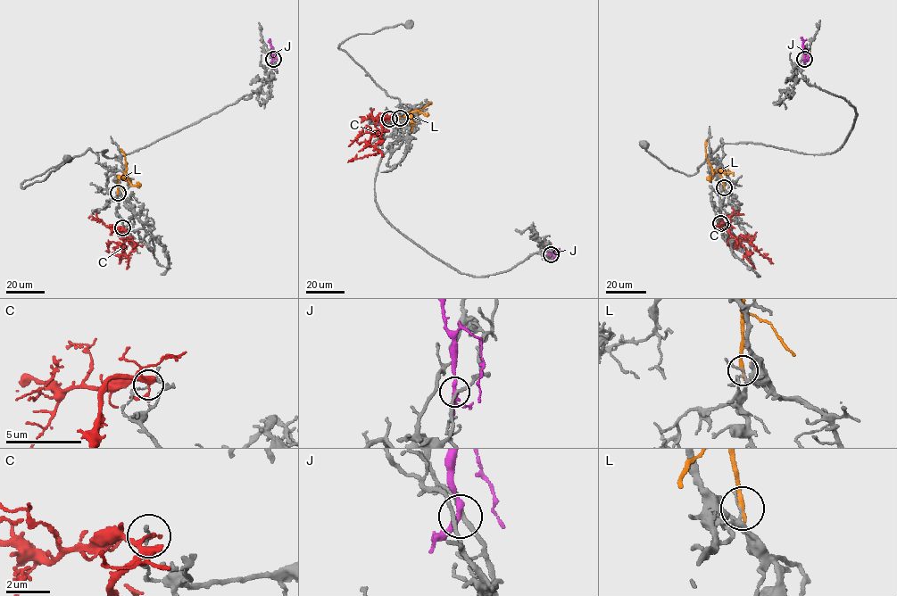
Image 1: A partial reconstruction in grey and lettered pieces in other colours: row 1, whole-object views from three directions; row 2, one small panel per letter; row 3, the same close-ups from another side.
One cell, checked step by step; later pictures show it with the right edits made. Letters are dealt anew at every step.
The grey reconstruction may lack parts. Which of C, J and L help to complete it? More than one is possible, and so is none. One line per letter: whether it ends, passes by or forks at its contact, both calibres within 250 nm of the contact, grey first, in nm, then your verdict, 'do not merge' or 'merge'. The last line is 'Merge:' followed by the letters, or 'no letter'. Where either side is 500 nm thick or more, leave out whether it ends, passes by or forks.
C: it forks; calibres 120 and 150 nm; do not merge
J: it passes by; calibres 150 and 280 nm; do not merge
L: it ends; calibres 140 and 240 nm; do not merge
Merge: no letter

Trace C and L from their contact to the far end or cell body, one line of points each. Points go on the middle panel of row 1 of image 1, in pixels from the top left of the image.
C: (389, 119), (384, 118), (381, 131), (377, 133), (380, 140), (375, 146), (380, 152), (348, 161)
L: (400, 117), (420, 110), (430, 102)

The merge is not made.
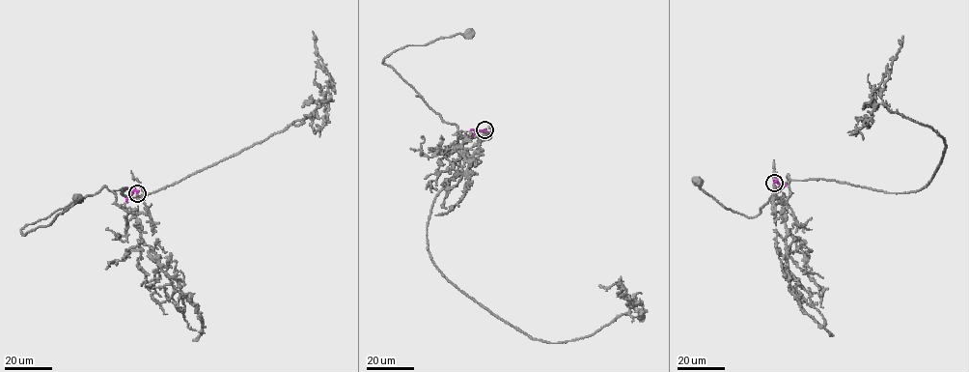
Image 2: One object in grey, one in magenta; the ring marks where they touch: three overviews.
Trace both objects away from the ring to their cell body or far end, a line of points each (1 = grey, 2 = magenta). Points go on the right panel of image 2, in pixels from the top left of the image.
1: (774, 183), (774, 204), (787, 200), (789, 174), (788, 183), (753, 217), (725, 209), (698, 182)
2: (774, 183), (776, 180), (780, 185), (780, 191)

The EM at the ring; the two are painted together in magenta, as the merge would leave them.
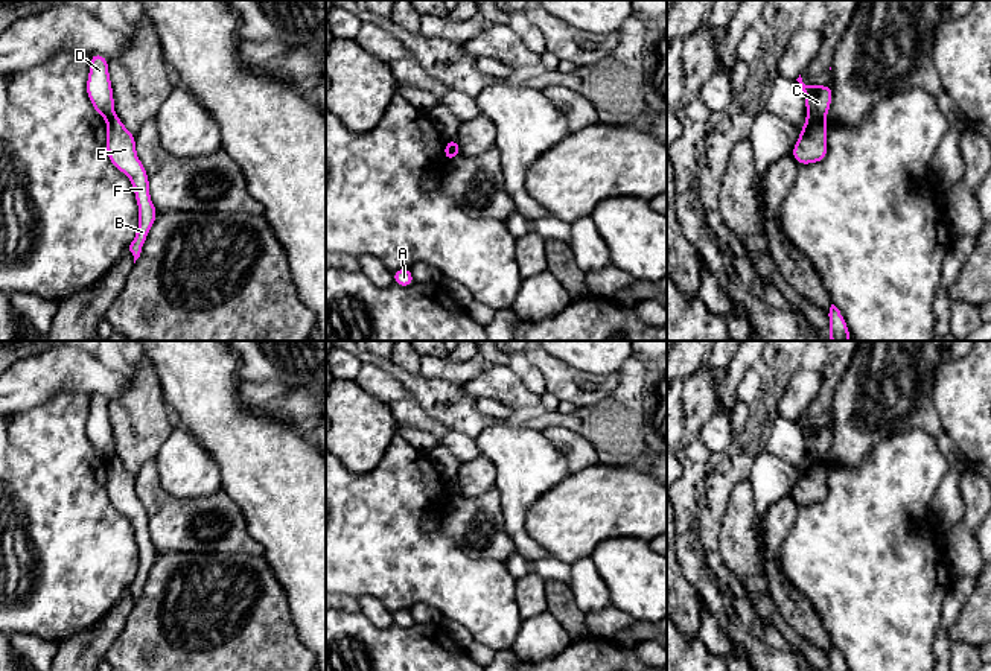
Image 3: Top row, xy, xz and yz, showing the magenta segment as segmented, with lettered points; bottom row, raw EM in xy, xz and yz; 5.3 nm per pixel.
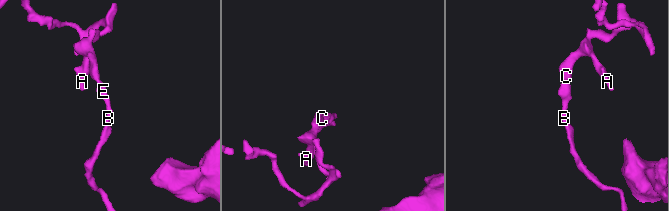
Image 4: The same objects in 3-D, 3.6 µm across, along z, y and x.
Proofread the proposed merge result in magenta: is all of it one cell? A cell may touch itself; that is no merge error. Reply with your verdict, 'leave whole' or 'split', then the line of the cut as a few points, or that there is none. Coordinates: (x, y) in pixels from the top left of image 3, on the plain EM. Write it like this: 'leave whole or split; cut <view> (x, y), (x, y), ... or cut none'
split; cut yz (807, 455), (824, 460)

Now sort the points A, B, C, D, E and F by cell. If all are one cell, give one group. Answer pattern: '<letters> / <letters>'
A C D / B E F

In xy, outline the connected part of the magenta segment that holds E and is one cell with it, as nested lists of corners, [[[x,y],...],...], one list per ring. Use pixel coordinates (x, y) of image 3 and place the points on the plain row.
[[[116,455],[107,461],[107,496],[113,507],[125,514],[134,526],[139,568],[129,592],[135,604],[158,552],[151,542],[148,513],[135,493],[135,476],[125,469]]]

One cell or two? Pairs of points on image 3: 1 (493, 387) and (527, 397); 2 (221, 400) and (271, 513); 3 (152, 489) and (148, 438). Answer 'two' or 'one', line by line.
1: one
2: one
3: two

